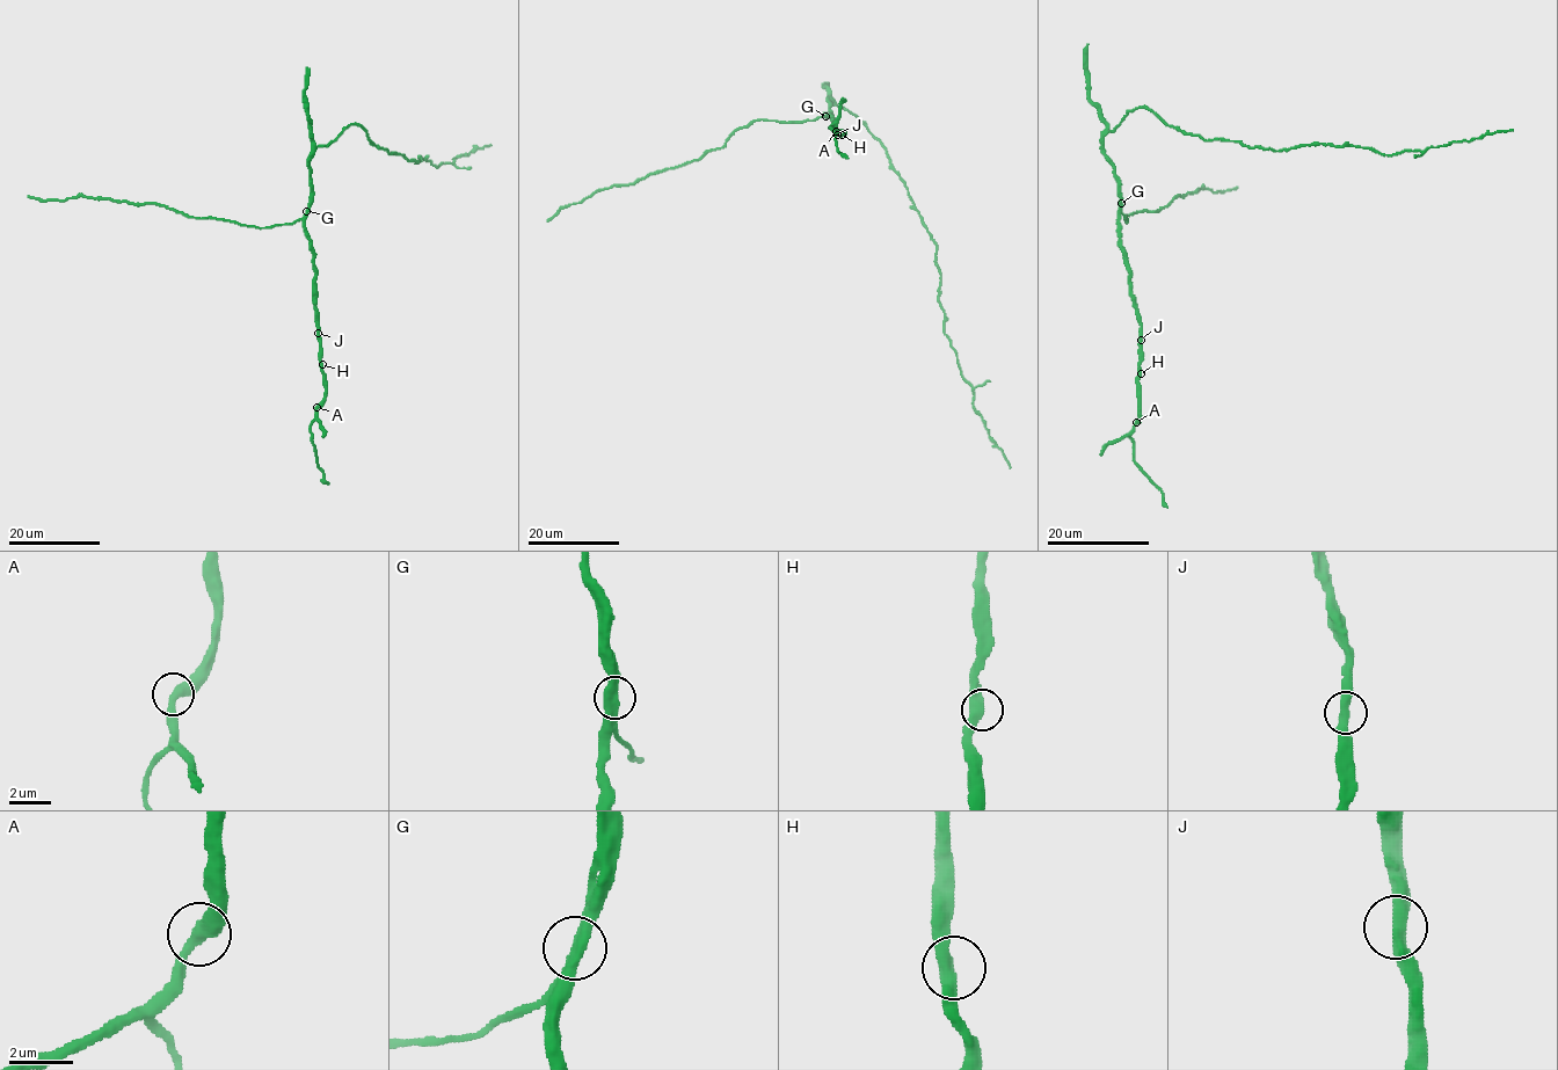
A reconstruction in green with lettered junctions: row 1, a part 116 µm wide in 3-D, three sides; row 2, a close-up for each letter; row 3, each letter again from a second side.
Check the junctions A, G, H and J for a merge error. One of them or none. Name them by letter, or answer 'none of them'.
none of them

